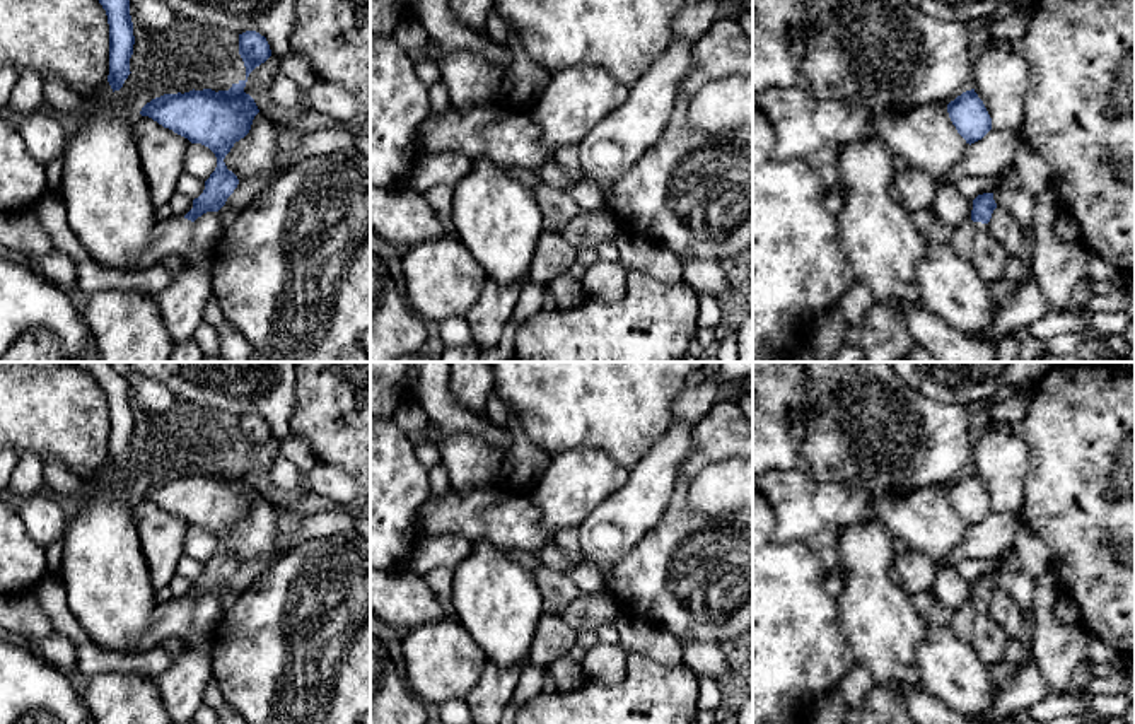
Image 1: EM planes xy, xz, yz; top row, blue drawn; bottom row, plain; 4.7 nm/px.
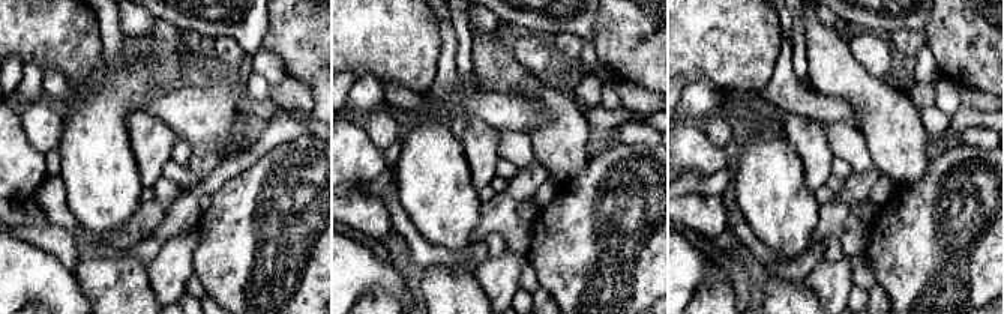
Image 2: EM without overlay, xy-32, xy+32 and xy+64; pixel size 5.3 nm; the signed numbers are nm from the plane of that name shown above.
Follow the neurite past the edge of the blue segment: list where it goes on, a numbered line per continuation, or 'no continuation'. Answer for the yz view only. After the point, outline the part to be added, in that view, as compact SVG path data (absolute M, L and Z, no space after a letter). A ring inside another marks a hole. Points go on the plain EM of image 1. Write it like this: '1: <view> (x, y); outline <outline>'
1: yz (989, 639); outline M973 604L975 608L975 630L971 635L971 645L980 659L992 666L1002 661L1002 654L1009 642L1009 635L1002 625L990 615L988 606Z

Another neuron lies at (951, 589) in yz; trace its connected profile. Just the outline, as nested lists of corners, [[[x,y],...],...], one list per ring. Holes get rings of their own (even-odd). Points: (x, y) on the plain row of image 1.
[[[944,567],[937,570],[932,593],[942,606],[957,611],[971,601],[973,582],[964,581],[954,567]]]

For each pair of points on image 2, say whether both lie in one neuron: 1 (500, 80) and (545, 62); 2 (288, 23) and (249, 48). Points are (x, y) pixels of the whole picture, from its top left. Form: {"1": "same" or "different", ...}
{"1": "different", "2": "different"}

